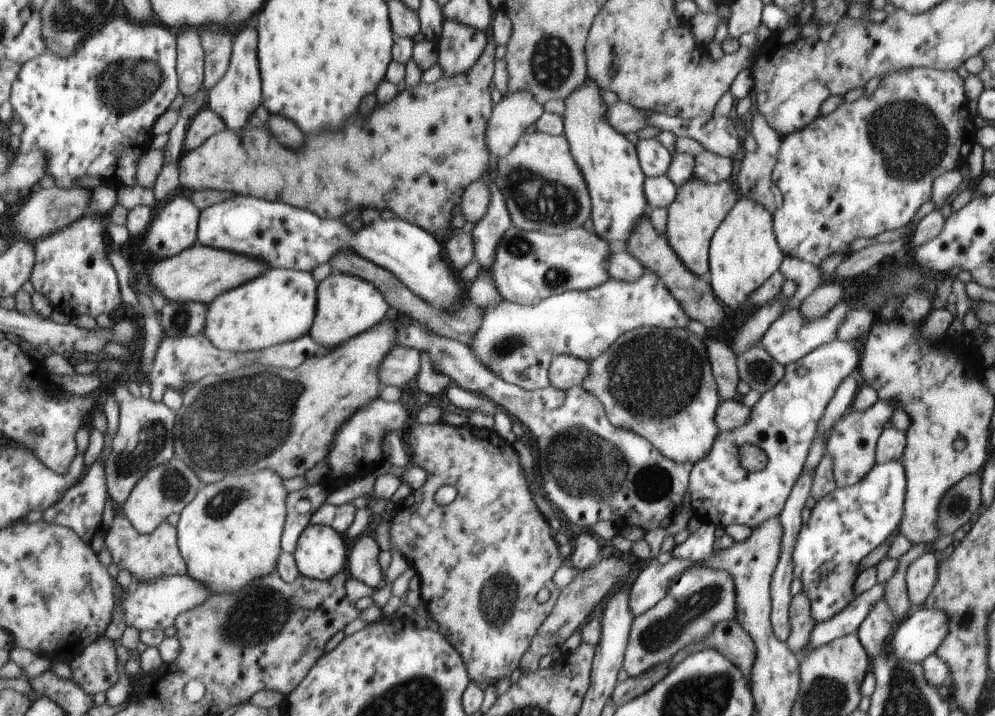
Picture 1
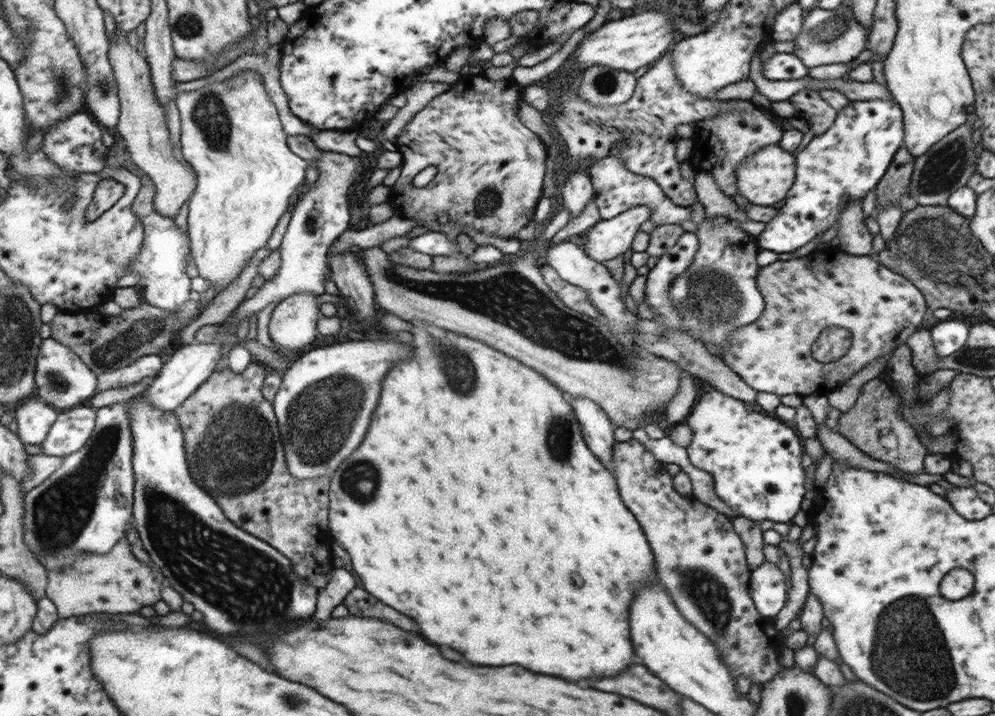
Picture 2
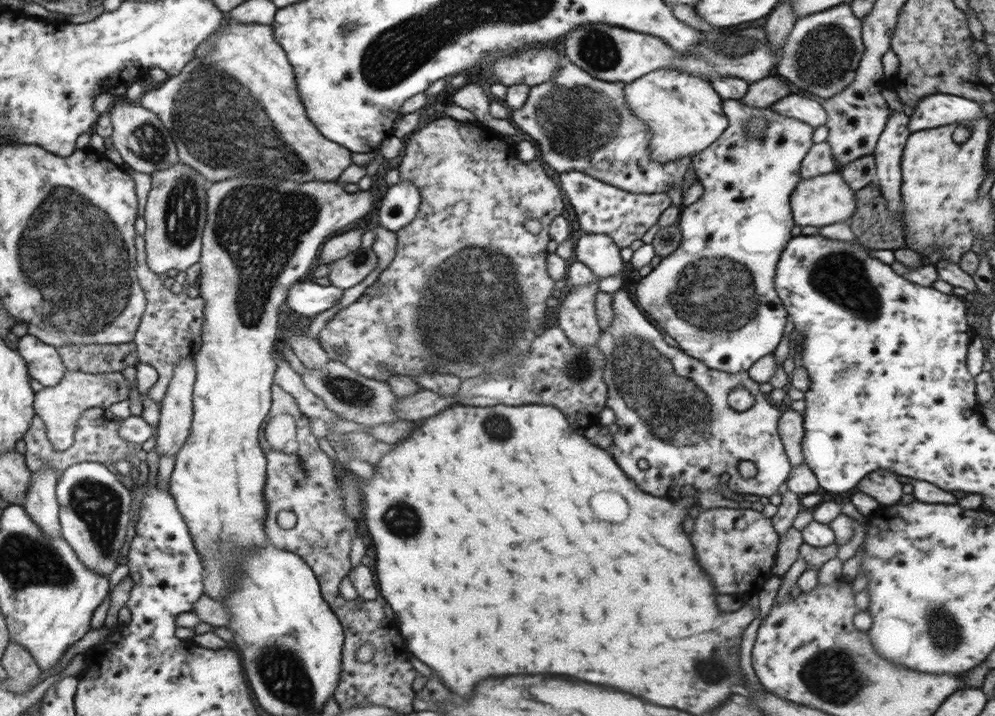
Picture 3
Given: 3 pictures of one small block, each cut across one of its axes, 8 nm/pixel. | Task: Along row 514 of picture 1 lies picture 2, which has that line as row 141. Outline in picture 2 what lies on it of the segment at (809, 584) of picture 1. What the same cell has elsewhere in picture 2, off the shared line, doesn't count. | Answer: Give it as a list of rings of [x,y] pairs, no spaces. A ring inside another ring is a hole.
[[[868,100],[850,101],[848,106],[837,111],[832,126],[821,135],[815,135],[809,144],[795,154],[796,168],[794,184],[787,190],[784,204],[776,216],[765,224],[764,230],[756,237],[760,249],[781,252],[793,252],[814,240],[818,234],[837,226],[840,213],[847,207],[847,201],[855,202],[864,198],[876,187],[892,164],[896,151],[904,142],[903,110],[892,101]]]

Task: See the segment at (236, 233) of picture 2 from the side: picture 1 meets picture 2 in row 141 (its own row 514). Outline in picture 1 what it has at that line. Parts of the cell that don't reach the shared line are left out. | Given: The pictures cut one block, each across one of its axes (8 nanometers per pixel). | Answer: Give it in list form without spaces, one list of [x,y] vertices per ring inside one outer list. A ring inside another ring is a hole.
[[[264,469],[246,476],[229,474],[224,480],[202,485],[199,494],[180,513],[178,520],[179,551],[187,564],[187,575],[192,580],[204,584],[208,592],[216,594],[236,594],[254,580],[276,571],[277,560],[282,552],[281,536],[287,517],[286,501],[288,490],[284,488],[284,478],[274,470]]]

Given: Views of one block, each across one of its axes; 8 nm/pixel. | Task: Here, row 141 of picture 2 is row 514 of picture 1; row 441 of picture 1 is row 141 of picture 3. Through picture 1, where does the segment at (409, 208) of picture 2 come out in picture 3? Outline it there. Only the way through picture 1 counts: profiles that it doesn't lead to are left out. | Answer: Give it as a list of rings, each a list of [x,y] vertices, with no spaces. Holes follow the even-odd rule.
[[[443,117],[428,123],[425,127],[414,131],[408,138],[404,156],[397,167],[400,171],[400,180],[412,181],[421,194],[421,203],[418,213],[412,222],[404,225],[404,228],[396,231],[397,247],[396,256],[392,263],[388,265],[385,271],[382,271],[373,285],[364,290],[363,296],[360,296],[354,304],[340,310],[332,320],[320,330],[317,337],[319,344],[328,354],[333,362],[342,362],[352,371],[365,376],[366,378],[386,381],[392,374],[414,377],[420,372],[448,372],[454,374],[462,380],[468,378],[478,378],[479,376],[496,375],[499,372],[506,371],[506,368],[520,367],[521,361],[529,356],[529,349],[532,348],[532,342],[535,338],[545,332],[548,319],[548,306],[546,301],[552,297],[556,288],[556,281],[548,273],[547,256],[549,255],[547,244],[550,242],[550,233],[548,233],[550,223],[556,216],[562,214],[564,202],[560,188],[555,184],[556,180],[548,178],[542,164],[539,160],[532,162],[523,162],[516,156],[515,146],[506,140],[506,136],[488,126],[479,122],[462,122],[450,117]],[[526,217],[537,218],[542,225],[542,230],[538,234],[526,232],[522,222]],[[342,347],[347,351],[345,355],[337,355],[336,348]]]

